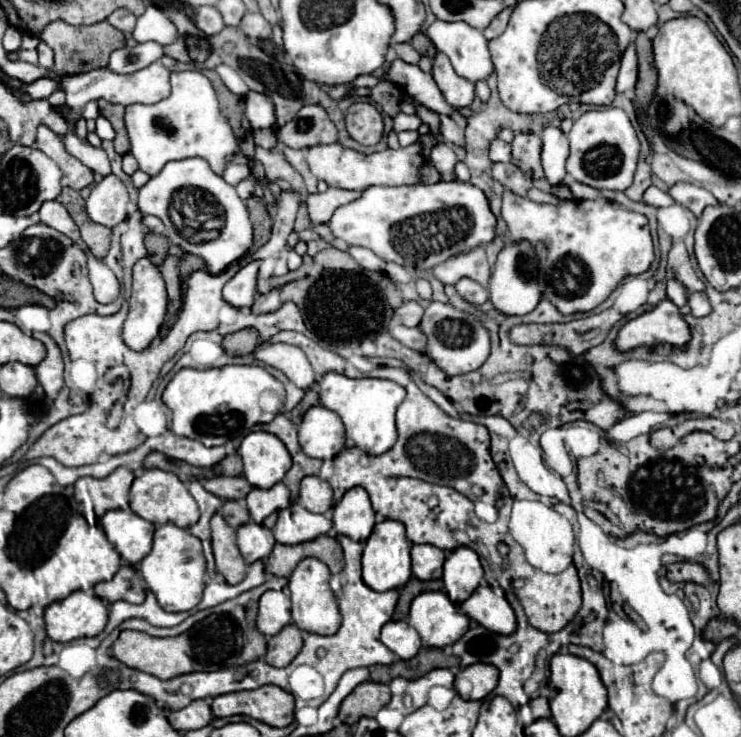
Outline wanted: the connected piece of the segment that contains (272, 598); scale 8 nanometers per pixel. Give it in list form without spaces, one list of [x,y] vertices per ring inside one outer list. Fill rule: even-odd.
[[[265,591],[259,599],[257,629],[273,637],[291,623],[291,599],[283,591]]]

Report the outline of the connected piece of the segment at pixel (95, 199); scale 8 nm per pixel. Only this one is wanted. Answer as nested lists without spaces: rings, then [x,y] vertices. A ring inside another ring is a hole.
[[[109,175],[93,187],[85,209],[91,221],[105,227],[115,227],[127,217],[127,203],[127,189],[115,175]]]

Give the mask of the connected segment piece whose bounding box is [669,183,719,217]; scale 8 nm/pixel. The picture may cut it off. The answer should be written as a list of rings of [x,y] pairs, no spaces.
[[[677,183],[677,185],[673,185],[673,187],[669,189],[669,195],[671,195],[677,203],[685,205],[695,217],[699,217],[705,207],[709,207],[709,205],[719,205],[719,201],[717,201],[707,189],[697,187],[697,185],[689,185],[689,183]]]

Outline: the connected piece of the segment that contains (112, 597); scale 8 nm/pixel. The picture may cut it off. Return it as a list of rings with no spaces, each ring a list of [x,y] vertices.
[[[123,565],[111,581],[103,581],[95,585],[95,595],[107,603],[113,603],[119,599],[129,603],[143,603],[145,583],[133,567]]]

